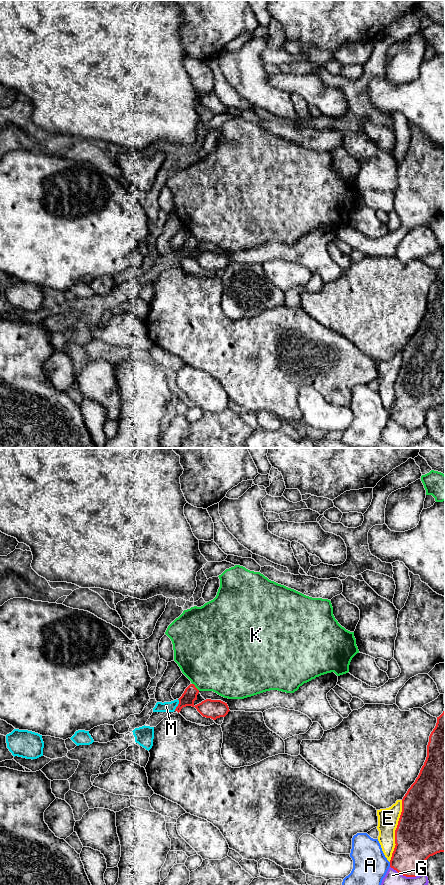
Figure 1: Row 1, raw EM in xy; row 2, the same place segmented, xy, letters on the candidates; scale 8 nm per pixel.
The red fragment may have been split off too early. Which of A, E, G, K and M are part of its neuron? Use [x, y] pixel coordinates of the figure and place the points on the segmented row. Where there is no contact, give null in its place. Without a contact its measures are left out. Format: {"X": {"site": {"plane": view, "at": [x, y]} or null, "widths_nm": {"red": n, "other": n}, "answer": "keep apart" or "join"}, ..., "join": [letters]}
{"A": {"site": {"plane": "xy", "at": [390, 864]}, "widths_nm": {"red": 300, "other": 280}, "answer": "keep apart"}, "E": {"site": {"plane": "xy", "at": [395, 831]}, "widths_nm": {"red": 440, "other": 170}, "answer": "keep apart"}, "G": {"site": {"plane": "xy", "at": [407, 876]}, "widths_nm": {"red": 300, "other": 120}, "answer": "keep apart"}, "K": {"site": {"plane": "xy", "at": [195, 687]}, "widths_nm": {"red": 150, "other": 480}, "answer": "keep apart"}, "M": {"site": {"plane": "xy", "at": [178, 705]}, "widths_nm": {"red": 150, "other": 80}, "answer": "keep apart"}, "join": []}

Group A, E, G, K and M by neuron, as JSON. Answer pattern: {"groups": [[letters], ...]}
{"groups": [["A"], ["E"], ["G"], ["K"], ["M"]]}

